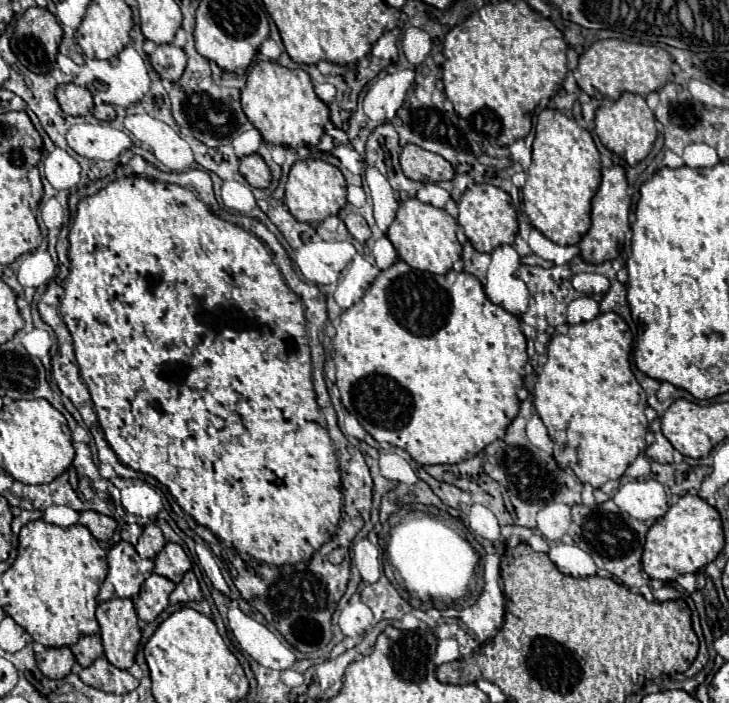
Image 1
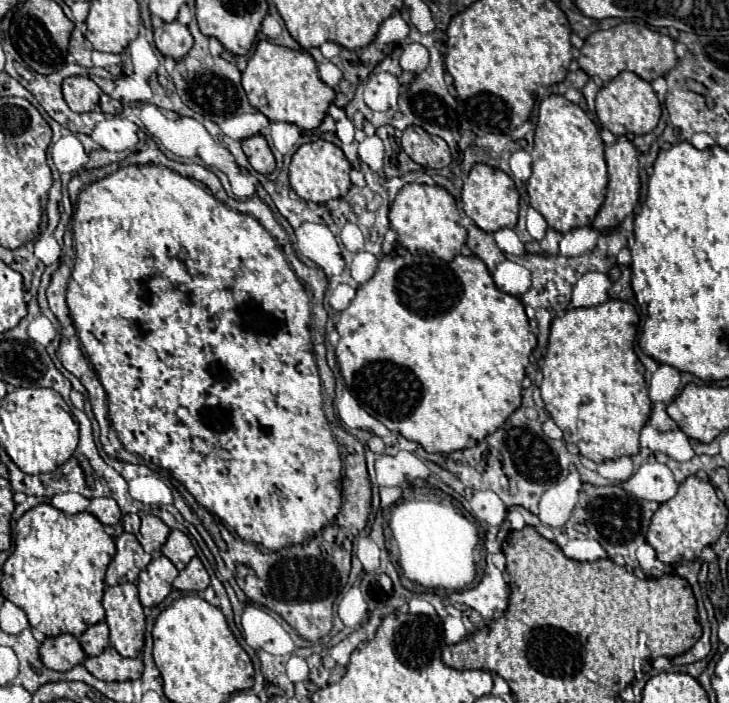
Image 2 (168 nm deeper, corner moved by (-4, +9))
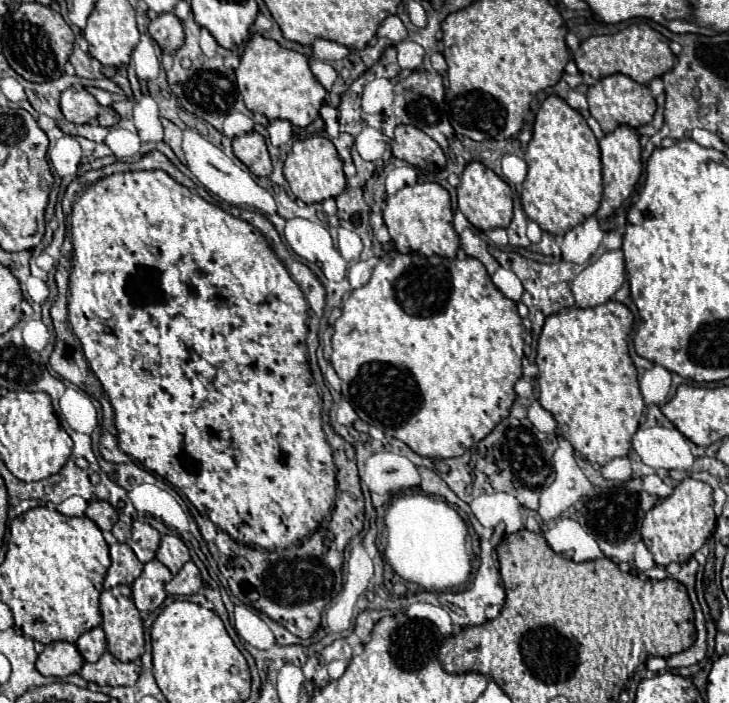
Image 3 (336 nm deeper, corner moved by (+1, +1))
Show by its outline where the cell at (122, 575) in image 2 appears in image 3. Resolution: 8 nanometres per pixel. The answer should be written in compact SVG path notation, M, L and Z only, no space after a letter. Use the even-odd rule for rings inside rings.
M115 543L110 546L111 565L103 583L103 589L117 585L133 585L133 581L143 571L143 563L135 557L133 549L126 543Z

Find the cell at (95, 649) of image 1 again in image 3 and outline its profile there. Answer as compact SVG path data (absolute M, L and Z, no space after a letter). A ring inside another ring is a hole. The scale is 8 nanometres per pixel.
M95 627L95 629L87 631L87 633L83 633L77 639L77 649L79 649L79 653L83 655L85 661L95 663L107 651L107 641L105 641L103 629Z

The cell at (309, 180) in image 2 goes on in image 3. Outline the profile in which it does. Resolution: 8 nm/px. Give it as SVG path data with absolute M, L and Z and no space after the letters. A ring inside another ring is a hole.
M313 135L307 139L297 139L291 147L291 153L285 159L283 175L293 191L293 195L305 203L321 203L325 199L337 197L345 189L345 173L343 173L343 161L337 155L335 145L321 135Z

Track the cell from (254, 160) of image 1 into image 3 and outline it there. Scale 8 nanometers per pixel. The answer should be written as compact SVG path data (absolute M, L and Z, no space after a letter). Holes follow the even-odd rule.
M257 131L245 133L241 137L233 139L233 153L237 155L237 159L241 163L245 163L249 167L249 171L257 177L267 177L273 171L269 153L267 153L267 145L265 145L265 137L259 135Z

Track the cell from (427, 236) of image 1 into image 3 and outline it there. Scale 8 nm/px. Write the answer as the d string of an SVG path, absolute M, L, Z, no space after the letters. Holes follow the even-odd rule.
M415 183L387 195L383 219L389 235L401 253L419 251L423 255L441 255L453 259L459 249L459 235L453 229L453 209L449 191L439 183Z

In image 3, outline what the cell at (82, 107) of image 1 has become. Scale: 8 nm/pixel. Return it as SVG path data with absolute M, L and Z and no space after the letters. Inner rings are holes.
M71 87L71 89L63 91L63 95L61 95L61 111L67 121L71 121L75 125L83 125L97 117L99 103L89 91Z

